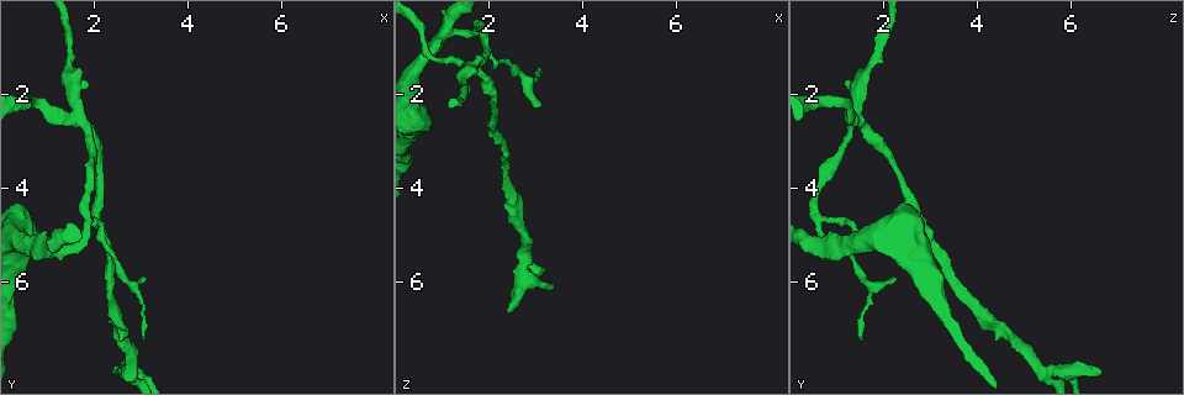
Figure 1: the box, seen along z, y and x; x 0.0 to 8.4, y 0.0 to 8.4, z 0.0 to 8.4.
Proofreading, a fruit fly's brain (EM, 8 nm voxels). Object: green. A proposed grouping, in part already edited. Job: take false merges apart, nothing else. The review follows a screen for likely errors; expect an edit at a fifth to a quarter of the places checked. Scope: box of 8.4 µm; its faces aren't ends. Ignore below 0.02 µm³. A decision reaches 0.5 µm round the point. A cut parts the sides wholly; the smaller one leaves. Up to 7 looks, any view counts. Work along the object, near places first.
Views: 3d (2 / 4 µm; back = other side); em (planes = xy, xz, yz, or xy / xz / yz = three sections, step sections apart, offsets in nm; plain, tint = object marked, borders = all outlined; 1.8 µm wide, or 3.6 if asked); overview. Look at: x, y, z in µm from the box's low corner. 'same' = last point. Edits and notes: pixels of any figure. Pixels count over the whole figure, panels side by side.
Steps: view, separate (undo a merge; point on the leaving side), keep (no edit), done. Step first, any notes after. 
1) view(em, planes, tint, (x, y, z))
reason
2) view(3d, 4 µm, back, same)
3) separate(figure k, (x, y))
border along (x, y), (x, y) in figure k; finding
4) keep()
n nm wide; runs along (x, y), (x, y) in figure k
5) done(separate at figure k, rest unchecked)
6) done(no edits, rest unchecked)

view(3d, 4 µm, (1.10, 5.35, 0.70))
sharp bend

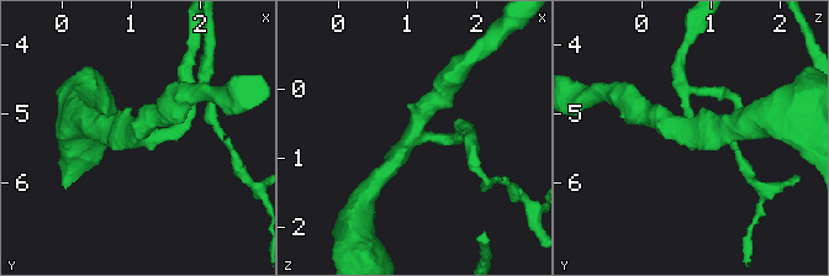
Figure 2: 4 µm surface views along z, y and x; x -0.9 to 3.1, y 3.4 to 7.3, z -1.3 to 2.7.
view(em, planes, tint, (1.05, 5.30, 0.75))
3 arms; arms of 190, 300, 320 nm; shape alone is not enough

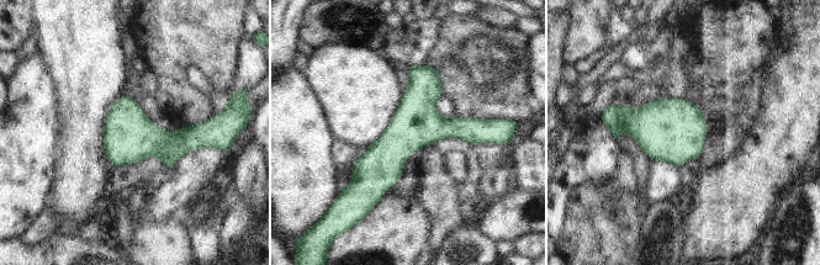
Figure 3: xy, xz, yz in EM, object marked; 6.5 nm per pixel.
keep()
runs along (482, 131), (413, 128), (353, 185) in figure 3; continuous, no second cell

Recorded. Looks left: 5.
view(3d, 2 µm, (1.75, 2.65, 1.45))
four or more arms meet

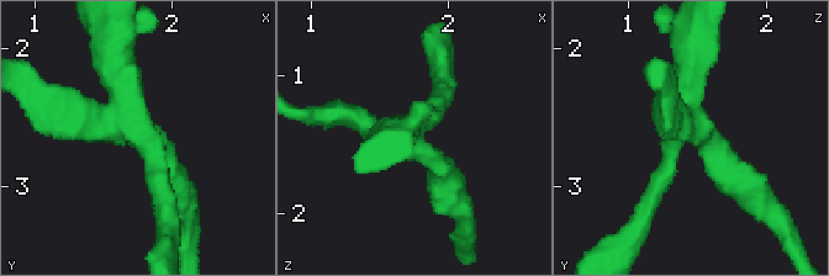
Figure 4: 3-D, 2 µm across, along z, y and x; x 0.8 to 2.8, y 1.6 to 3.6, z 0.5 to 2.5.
view(em, planes, tint, (1.76, 2.60, 1.40))

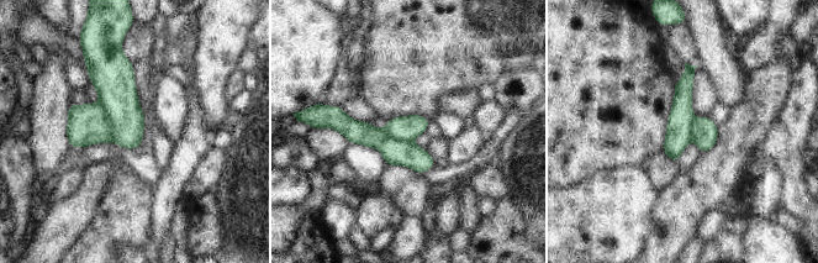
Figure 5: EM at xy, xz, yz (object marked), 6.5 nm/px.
separate(figure 5, (88, 124))
200 nm wide; border along (99, 104), (104, 110), (111, 140) in figure 5; two cells meet here

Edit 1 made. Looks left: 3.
done(separate at figure 5, rest unchecked)

